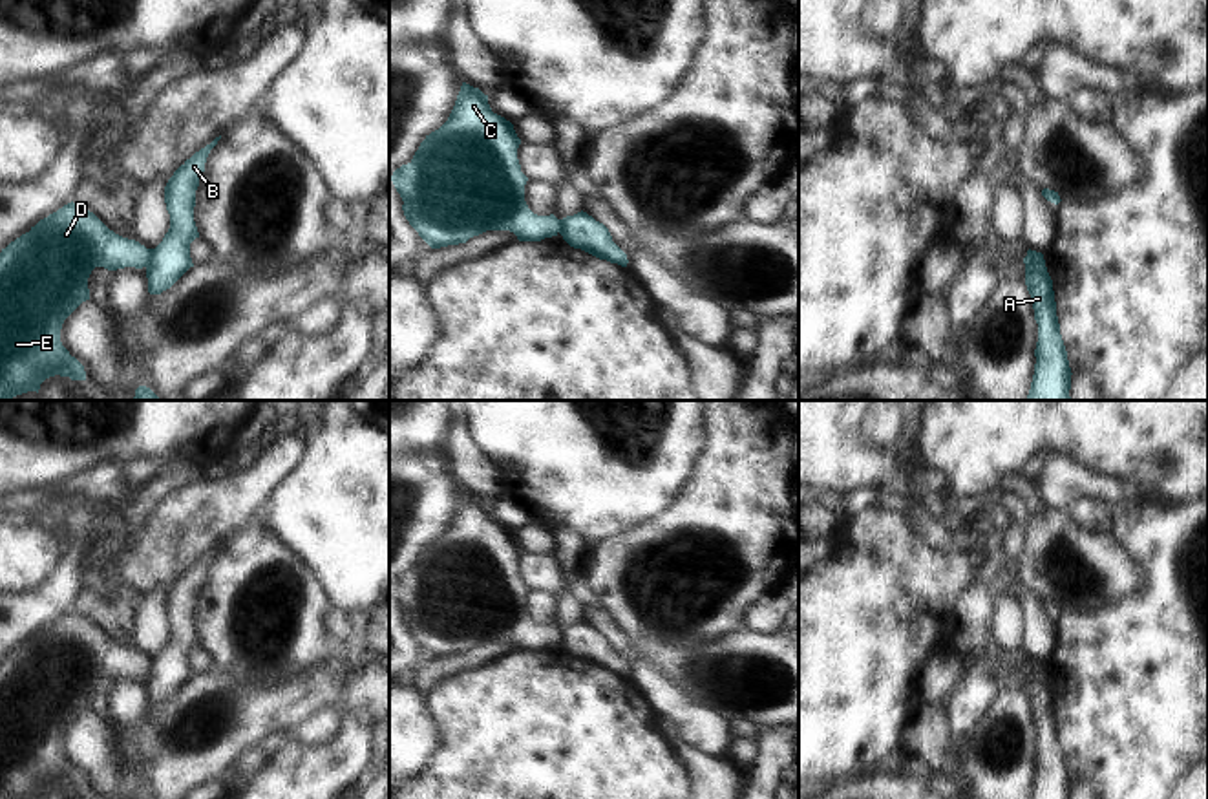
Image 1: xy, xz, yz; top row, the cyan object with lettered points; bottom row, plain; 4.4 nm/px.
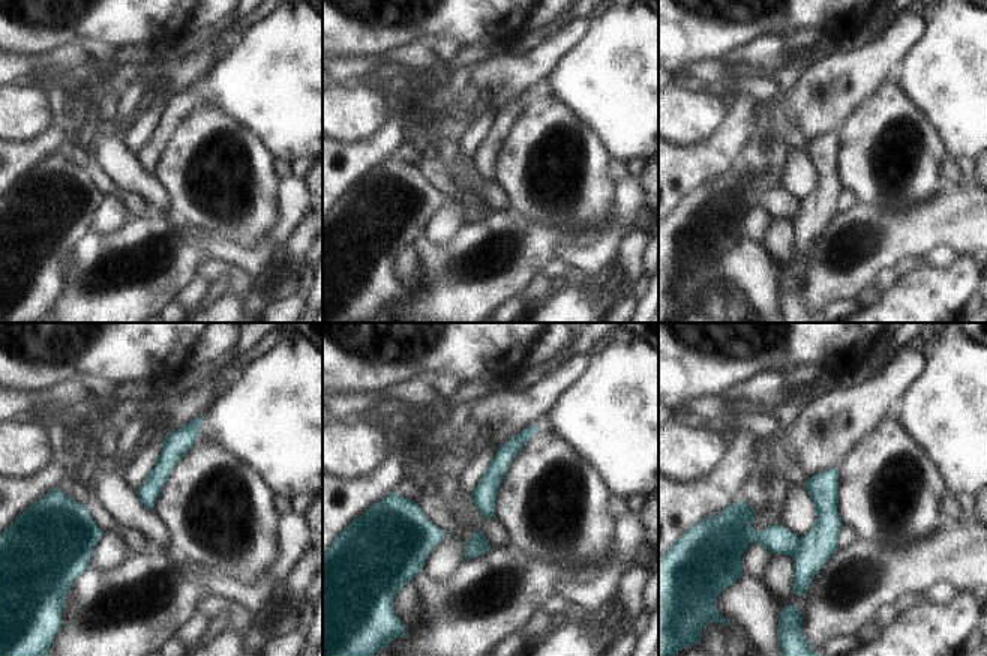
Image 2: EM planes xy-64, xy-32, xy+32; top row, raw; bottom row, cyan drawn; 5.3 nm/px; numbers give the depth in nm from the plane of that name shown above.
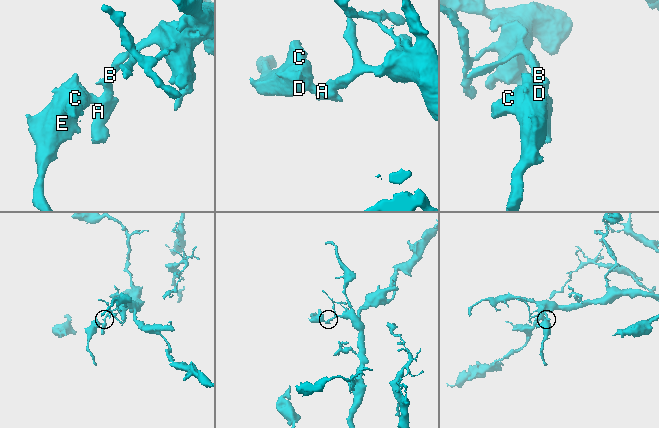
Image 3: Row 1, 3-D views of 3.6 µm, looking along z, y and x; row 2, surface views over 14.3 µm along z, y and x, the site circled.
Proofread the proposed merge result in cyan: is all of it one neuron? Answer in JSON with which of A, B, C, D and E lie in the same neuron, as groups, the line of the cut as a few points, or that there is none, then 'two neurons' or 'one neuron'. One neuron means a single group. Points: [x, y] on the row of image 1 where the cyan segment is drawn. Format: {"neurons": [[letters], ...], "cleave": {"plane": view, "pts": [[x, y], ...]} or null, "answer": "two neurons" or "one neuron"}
{"neurons": [["A", "B"], ["C", "D", "E"]], "cleave": {"plane": "xy", "pts": [[150, 249], [150, 256], [143, 266]]}, "answer": "two neurons"}

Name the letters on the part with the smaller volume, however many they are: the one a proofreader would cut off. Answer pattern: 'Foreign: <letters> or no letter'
Foreign: C, D, E

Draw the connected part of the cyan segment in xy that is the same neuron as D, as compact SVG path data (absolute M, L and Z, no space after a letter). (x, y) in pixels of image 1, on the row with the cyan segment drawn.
M68 203L40 219L0 252L0 400L37 391L55 375L86 380L84 366L60 342L64 320L90 300L88 278L95 267L143 269L150 249L110 230L93 212Z

